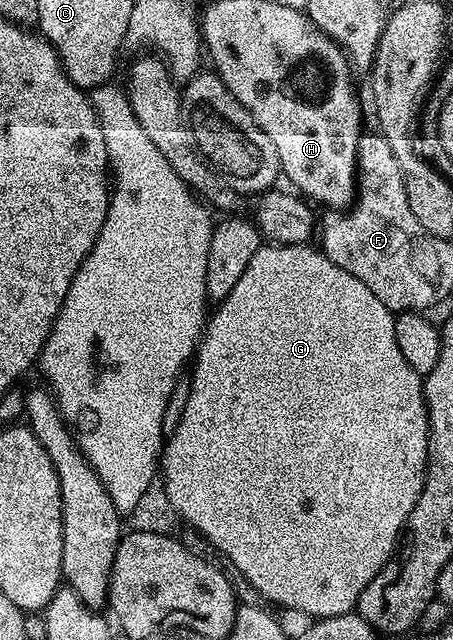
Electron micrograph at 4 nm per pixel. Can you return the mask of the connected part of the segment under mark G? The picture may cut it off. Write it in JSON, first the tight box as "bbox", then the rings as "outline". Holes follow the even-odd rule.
{"bbox":[40,87,430,618],"outline":[[[103,87],[92,96],[98,123],[104,130],[106,158],[112,173],[110,205],[104,218],[104,228],[100,230],[80,270],[76,270],[76,278],[72,278],[72,286],[68,286],[68,294],[42,347],[40,369],[43,378],[47,380],[45,383],[49,391],[53,392],[60,414],[74,433],[74,441],[78,443],[84,458],[88,458],[93,468],[100,469],[100,482],[104,482],[119,513],[130,514],[136,510],[137,502],[156,480],[154,475],[158,472],[158,459],[162,456],[164,443],[164,406],[168,406],[174,384],[183,375],[186,344],[196,343],[203,334],[194,360],[194,372],[189,377],[190,392],[188,406],[184,406],[184,418],[180,418],[180,426],[176,426],[173,436],[168,440],[170,449],[162,456],[162,464],[166,467],[164,487],[172,506],[183,521],[186,519],[204,539],[210,540],[216,551],[223,552],[234,563],[233,571],[244,574],[244,578],[248,578],[248,582],[252,582],[252,586],[256,586],[256,590],[267,601],[271,600],[282,608],[291,608],[294,612],[310,616],[306,618],[339,616],[349,612],[357,605],[364,586],[372,582],[381,568],[391,563],[400,544],[400,533],[405,529],[412,506],[416,506],[416,498],[420,498],[426,477],[430,427],[426,399],[422,393],[423,377],[412,370],[408,362],[404,362],[404,354],[400,354],[400,346],[396,346],[395,313],[384,306],[384,302],[380,302],[380,298],[376,298],[376,294],[372,294],[372,290],[368,290],[360,278],[352,278],[348,270],[340,270],[340,266],[336,266],[336,262],[332,262],[317,247],[310,244],[270,242],[252,254],[252,262],[248,262],[248,270],[244,270],[240,282],[232,286],[232,294],[220,301],[215,307],[218,309],[214,314],[211,313],[206,323],[198,320],[200,324],[194,324],[184,320],[176,324],[174,320],[180,320],[180,316],[174,318],[174,296],[182,298],[192,290],[206,290],[204,278],[207,274],[207,248],[210,245],[212,220],[206,217],[207,209],[199,203],[195,193],[186,187],[176,170],[168,166],[168,158],[164,158],[164,154],[160,154],[160,150],[156,150],[155,144],[148,139],[148,134],[144,134],[136,114],[132,114],[130,97],[125,91],[118,89],[117,92],[110,87]],[[174,208],[182,208],[182,216],[186,216],[186,220],[190,220],[190,228],[194,228],[194,232],[182,232],[182,240],[176,240],[174,236]]]}

